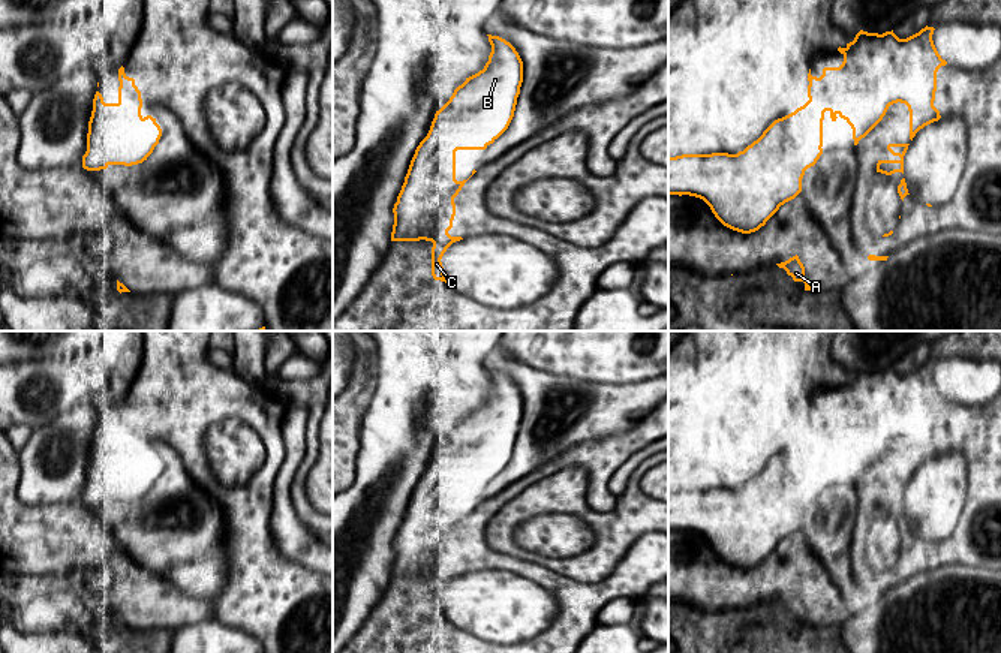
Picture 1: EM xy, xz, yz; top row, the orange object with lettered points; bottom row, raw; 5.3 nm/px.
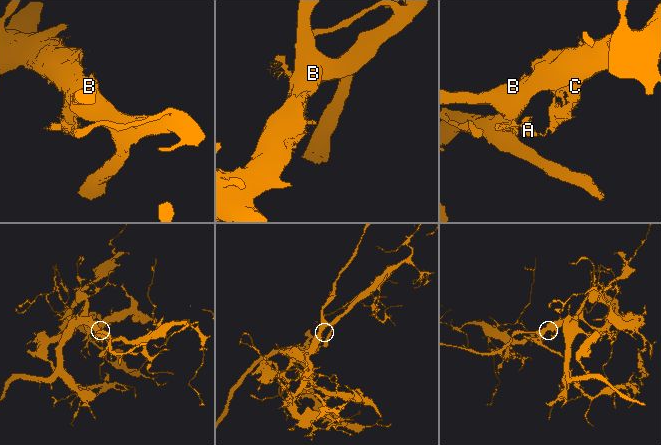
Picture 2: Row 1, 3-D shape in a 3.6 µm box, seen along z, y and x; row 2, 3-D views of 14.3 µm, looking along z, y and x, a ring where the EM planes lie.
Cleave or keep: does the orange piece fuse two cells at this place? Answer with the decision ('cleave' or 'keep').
keep

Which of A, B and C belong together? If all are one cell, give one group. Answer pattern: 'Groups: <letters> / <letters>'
Groups: A B C

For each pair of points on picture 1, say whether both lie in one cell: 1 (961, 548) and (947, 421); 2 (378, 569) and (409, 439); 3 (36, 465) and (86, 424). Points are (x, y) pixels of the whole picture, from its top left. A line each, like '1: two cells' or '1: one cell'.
1: one cell
2: one cell
3: one cell

